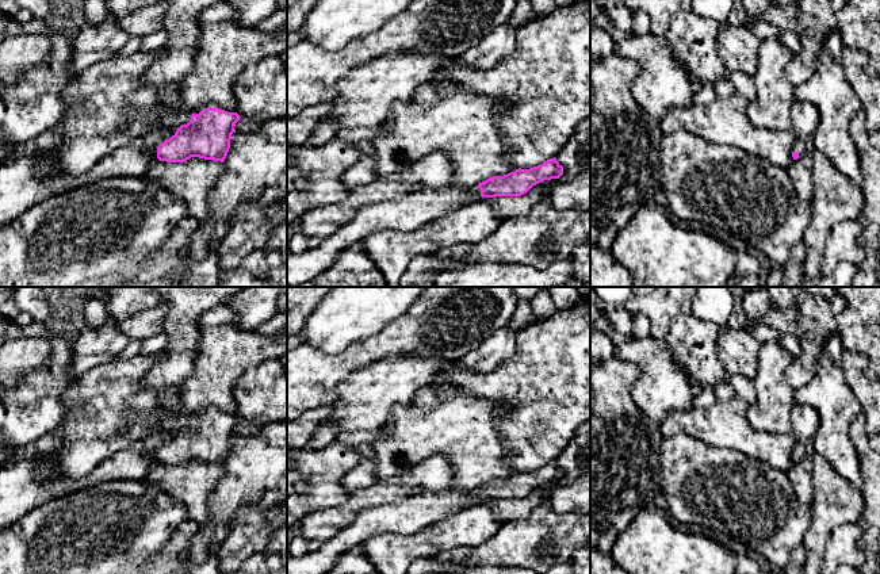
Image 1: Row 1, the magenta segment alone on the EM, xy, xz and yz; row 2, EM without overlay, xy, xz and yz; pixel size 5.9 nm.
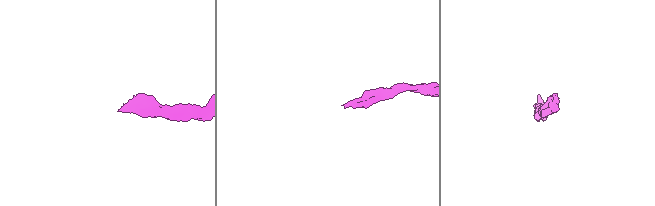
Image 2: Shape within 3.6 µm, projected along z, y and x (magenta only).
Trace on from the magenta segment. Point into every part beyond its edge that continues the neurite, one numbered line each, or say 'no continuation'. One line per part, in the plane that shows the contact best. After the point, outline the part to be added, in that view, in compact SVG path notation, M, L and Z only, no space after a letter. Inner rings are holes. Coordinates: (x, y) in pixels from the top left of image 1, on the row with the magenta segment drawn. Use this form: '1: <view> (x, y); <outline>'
1: xy (175, 117); M206 106L206 107L202 107L198 111L188 111L185 107L172 107L172 108L168 108L168 111L165 114L160 115L161 116L161 125L158 127L156 127L154 130L165 129L165 127L177 130L181 125L187 125L191 120L191 115L192 114L198 115L204 108L215 108L215 106Z

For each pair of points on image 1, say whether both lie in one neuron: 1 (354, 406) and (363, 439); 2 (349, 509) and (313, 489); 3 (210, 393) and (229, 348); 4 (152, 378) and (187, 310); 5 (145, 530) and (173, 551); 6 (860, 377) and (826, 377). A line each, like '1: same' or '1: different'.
1: different
2: different
3: same
4: same
5: different
6: different

